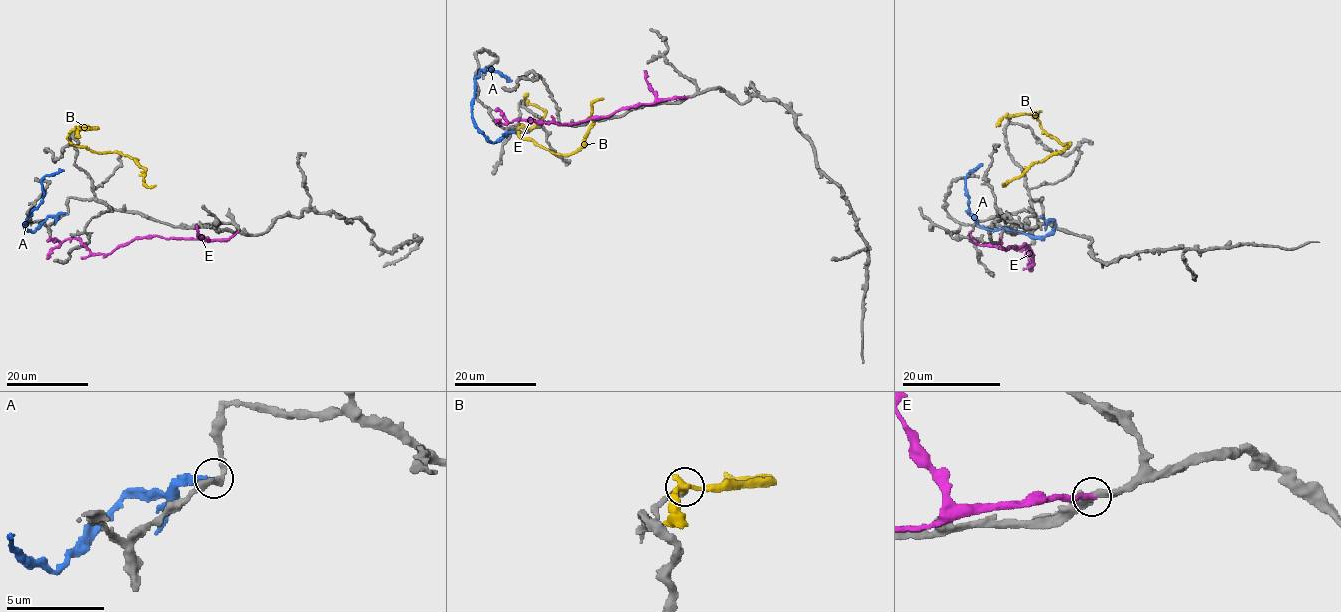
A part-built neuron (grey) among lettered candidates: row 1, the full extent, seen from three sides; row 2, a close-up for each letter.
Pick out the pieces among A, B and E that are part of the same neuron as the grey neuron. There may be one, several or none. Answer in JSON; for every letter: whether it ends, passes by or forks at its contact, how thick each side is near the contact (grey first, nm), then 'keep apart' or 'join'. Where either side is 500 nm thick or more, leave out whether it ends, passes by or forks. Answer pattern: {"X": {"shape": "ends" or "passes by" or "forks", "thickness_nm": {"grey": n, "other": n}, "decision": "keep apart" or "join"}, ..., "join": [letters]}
{"A": {"shape": "ends", "thickness_nm": {"grey": 320, "other": 240}, "decision": "keep apart"}, "B": {"shape": "passes by", "thickness_nm": {"grey": 440, "other": 360}, "decision": "keep apart"}, "E": {"shape": "ends", "thickness_nm": {"grey": 360, "other": 300}, "decision": "keep apart"}, "join": []}

